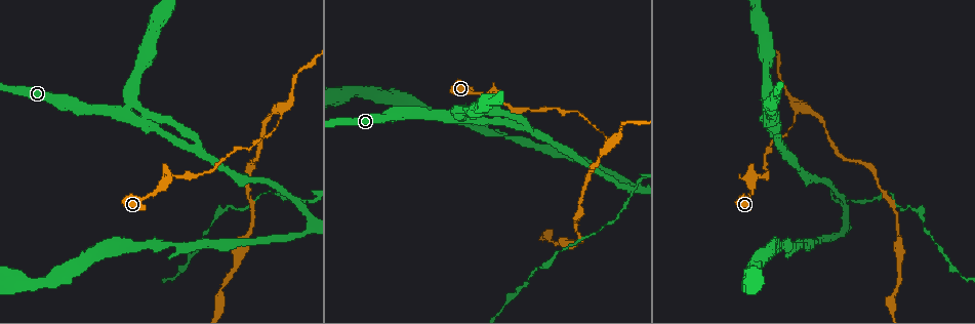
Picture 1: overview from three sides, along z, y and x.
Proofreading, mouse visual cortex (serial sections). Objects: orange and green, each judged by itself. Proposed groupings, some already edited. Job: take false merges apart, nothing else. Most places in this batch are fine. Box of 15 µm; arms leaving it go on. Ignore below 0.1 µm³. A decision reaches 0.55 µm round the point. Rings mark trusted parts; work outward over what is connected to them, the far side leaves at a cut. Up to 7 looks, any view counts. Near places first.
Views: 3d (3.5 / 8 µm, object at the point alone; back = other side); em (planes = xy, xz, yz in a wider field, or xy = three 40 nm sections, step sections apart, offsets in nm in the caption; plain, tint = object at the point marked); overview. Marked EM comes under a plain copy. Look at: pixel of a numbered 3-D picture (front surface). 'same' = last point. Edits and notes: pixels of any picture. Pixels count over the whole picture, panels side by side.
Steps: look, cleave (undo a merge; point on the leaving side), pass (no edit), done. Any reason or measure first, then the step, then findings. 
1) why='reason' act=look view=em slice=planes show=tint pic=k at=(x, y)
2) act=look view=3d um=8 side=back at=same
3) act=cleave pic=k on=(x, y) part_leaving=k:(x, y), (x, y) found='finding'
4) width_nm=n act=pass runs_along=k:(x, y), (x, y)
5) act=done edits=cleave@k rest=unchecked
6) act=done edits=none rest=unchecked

why='four-way junction' act=look view=3d um=3.5 pic=1 at=(776, 127)

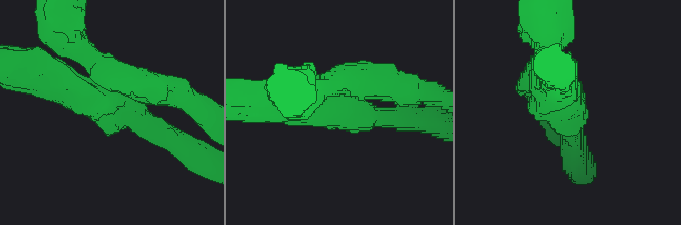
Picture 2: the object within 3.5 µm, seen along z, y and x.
arms=4 arm_widths_nm=300,350,400,500 act=pass runs_along=2:(41, 76), (126, 107), (161, 133) found='one cell here'

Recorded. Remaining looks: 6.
why='a narrow waist' act=look view=3d um=3.5 side=back pic=1 at=(555, 107)

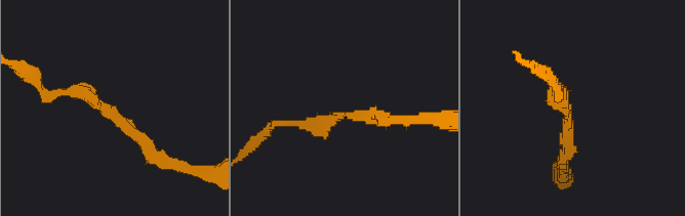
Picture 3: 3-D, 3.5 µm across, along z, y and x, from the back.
arm_widths_nm=150,200 why='now the EM' act=look view=em slice=xy step=2 show=tint pic=3 at=(336, 117)

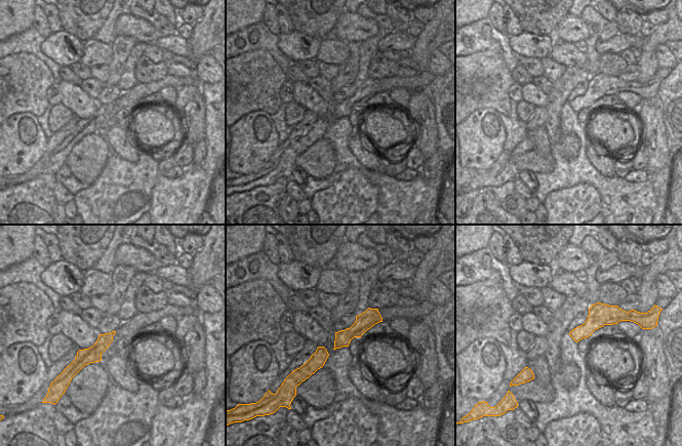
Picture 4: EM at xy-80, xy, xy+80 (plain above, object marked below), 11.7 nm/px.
act=pass runs_along=4:(376, 314), (336, 346) found='all the same cell'

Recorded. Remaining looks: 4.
why='branch point' act=look view=3d um=3.5 pic=1 at=(280, 110)

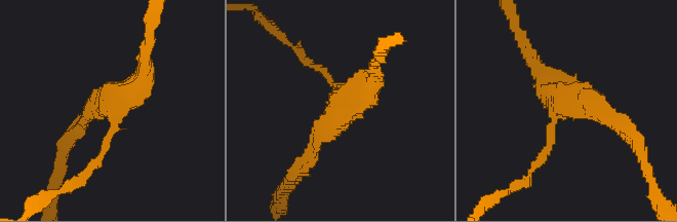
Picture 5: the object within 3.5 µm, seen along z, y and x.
arms=3 arm_widths_nm=150,200,300 act=look view=em slice=xy step=5 show=tint pic=5 at=(561, 103)

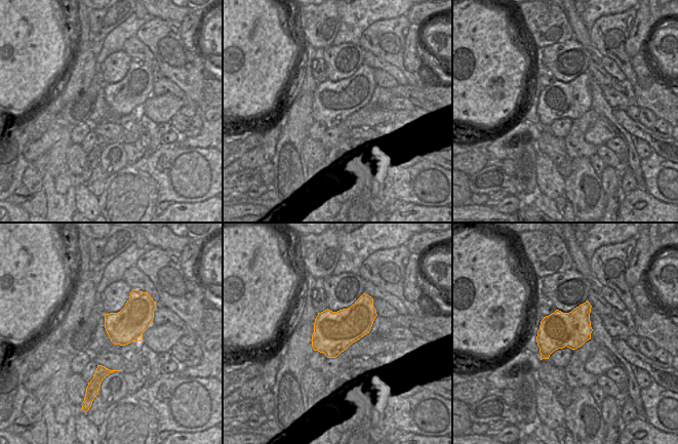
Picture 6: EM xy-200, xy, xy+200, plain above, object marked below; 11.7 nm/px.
act=pass found='all the same cell'

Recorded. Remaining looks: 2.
act=done edits=none rest=unchecked

